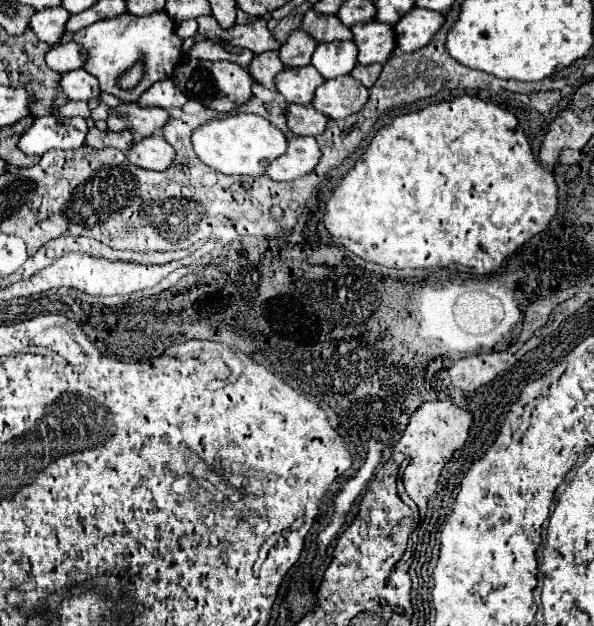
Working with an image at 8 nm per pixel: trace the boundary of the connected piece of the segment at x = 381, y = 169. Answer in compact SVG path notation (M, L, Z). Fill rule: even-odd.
M464 94L458 98L450 98L446 102L430 104L418 112L400 114L390 124L382 126L374 134L366 152L356 160L356 164L346 172L346 176L334 186L332 194L328 196L326 210L324 210L324 226L336 242L342 240L346 250L354 252L366 262L374 262L390 268L454 268L462 272L490 274L500 268L506 256L510 256L516 248L528 242L534 234L542 232L552 220L552 216L556 214L556 208L558 208L558 186L554 182L554 176L552 172L542 168L532 156L530 144L524 132L518 128L518 120L510 112L502 110L492 102L484 102L476 96Z

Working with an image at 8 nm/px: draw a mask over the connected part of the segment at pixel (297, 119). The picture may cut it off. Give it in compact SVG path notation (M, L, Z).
M290 104L286 108L286 124L296 136L318 136L320 130L324 130L328 118L324 114L318 114L318 110L312 110L312 106L300 106Z

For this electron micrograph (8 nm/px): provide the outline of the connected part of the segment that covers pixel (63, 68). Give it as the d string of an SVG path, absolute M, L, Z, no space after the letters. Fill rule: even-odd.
M60 42L54 44L46 54L46 64L54 72L68 72L84 66L84 50L80 50L80 44L76 42Z

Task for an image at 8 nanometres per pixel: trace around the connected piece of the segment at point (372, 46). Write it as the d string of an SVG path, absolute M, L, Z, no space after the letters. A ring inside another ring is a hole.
M376 20L358 22L350 28L352 42L358 48L358 64L372 64L372 62L386 62L392 56L396 46L396 36L390 24L382 24Z

